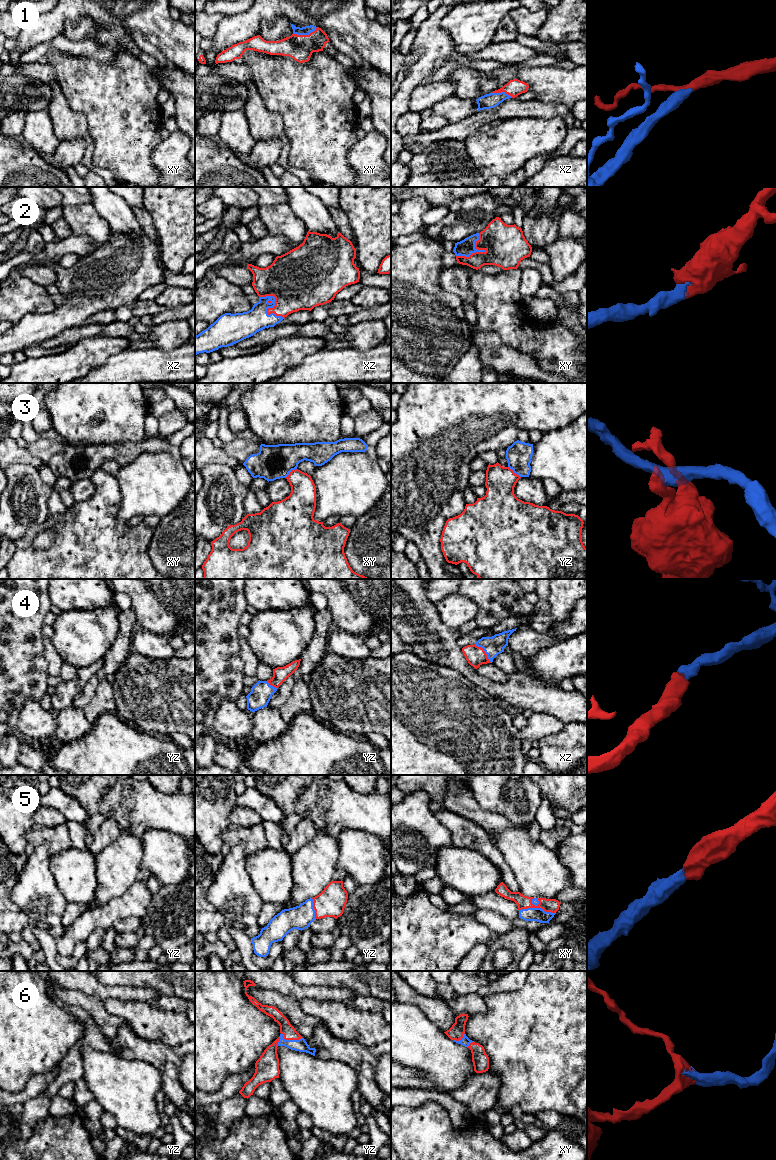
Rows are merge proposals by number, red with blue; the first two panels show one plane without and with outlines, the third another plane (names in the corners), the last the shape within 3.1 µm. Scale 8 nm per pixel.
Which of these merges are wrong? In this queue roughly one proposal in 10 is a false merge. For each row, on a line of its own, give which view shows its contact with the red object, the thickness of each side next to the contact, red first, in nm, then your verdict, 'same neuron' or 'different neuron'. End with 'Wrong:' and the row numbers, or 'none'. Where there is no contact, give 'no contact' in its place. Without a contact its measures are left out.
1: xy | 200/70 nm | same neuron
2: xy | 320/130 nm | same neuron
3: yz | 260/200 nm | same neuron
4: xz | 160/150 nm | same neuron
5: xy | 110/110 nm | same neuron
6: yz | 110/100 nm | same neuron
Wrong: none

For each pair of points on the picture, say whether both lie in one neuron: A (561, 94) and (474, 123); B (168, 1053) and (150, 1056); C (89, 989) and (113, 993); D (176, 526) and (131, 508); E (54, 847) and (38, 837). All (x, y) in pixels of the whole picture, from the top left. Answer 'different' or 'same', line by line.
A: different
B: same
C: same
D: different
E: same

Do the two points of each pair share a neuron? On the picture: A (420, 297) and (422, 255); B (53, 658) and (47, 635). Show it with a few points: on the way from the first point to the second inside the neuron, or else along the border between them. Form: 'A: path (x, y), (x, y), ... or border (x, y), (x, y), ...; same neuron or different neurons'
A: path (420, 287), (420, 265); same neuron
B: path (50, 652), (47, 641); same neuron

